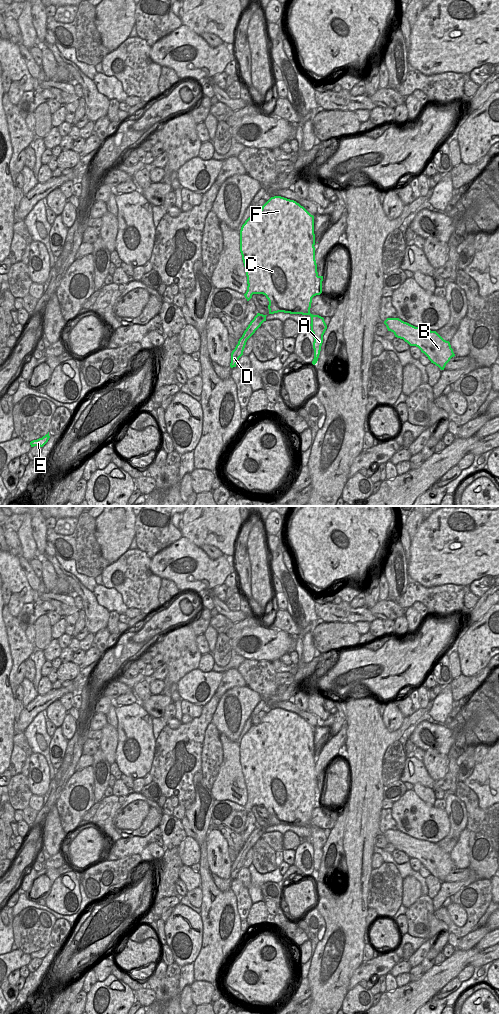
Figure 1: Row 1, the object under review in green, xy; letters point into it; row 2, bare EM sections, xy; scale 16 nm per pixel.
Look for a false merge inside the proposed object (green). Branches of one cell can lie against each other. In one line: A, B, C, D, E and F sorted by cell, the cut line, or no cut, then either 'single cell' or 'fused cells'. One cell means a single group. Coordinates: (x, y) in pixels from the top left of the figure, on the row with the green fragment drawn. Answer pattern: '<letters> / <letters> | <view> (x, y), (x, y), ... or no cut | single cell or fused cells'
A B C F / D E | xy (245, 330), (248, 338) | fused cells

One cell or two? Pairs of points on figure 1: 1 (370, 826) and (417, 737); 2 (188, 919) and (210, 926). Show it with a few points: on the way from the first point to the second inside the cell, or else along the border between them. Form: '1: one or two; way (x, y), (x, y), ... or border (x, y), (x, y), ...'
1: two; border (417, 723), (410, 734)
2: two; border (199, 915), (202, 921), (201, 946)

